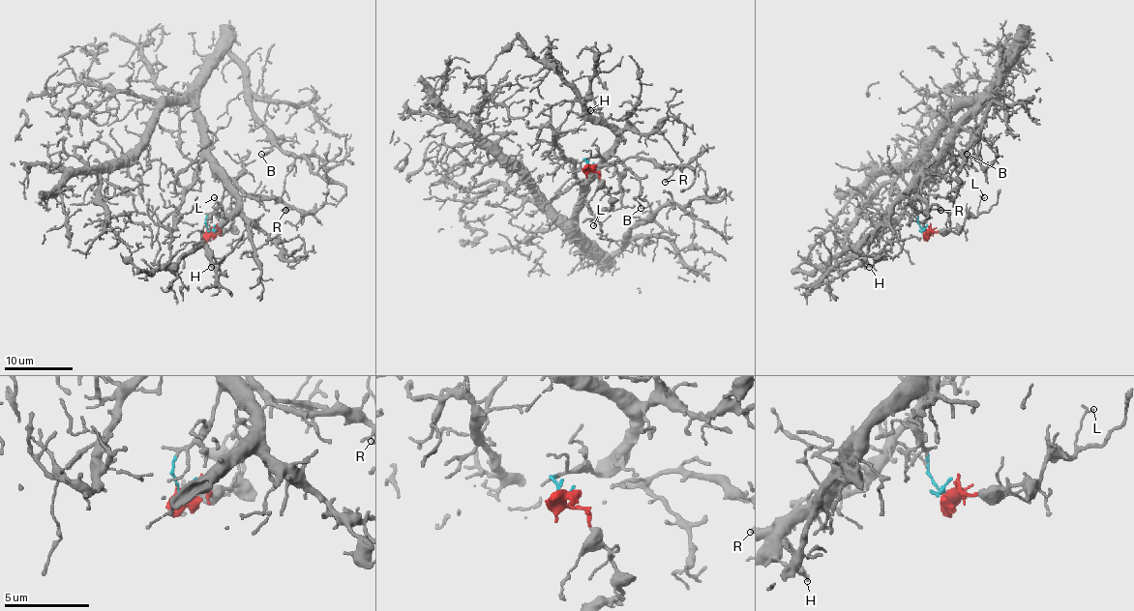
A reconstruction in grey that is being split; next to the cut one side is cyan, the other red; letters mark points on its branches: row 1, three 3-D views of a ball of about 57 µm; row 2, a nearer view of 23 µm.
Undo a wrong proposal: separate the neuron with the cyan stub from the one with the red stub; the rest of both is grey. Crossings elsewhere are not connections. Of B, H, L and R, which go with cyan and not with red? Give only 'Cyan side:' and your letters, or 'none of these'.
Cyan side: B, H, R

